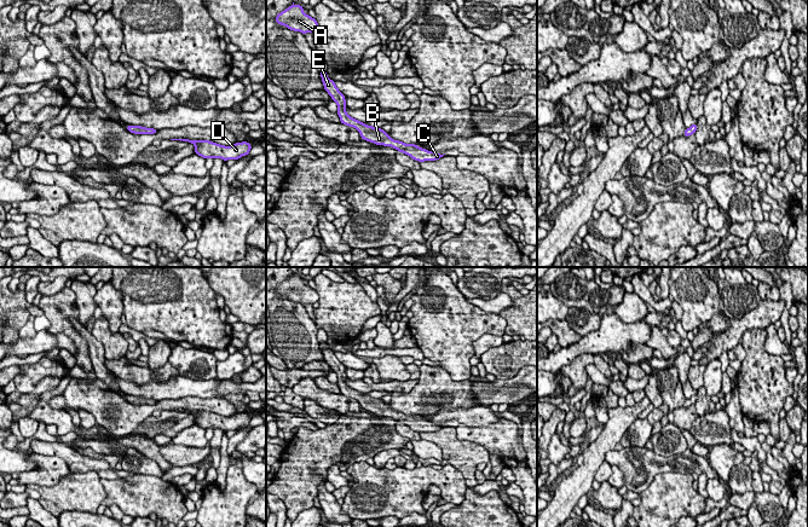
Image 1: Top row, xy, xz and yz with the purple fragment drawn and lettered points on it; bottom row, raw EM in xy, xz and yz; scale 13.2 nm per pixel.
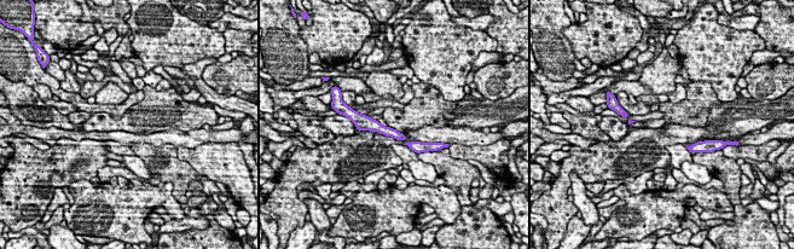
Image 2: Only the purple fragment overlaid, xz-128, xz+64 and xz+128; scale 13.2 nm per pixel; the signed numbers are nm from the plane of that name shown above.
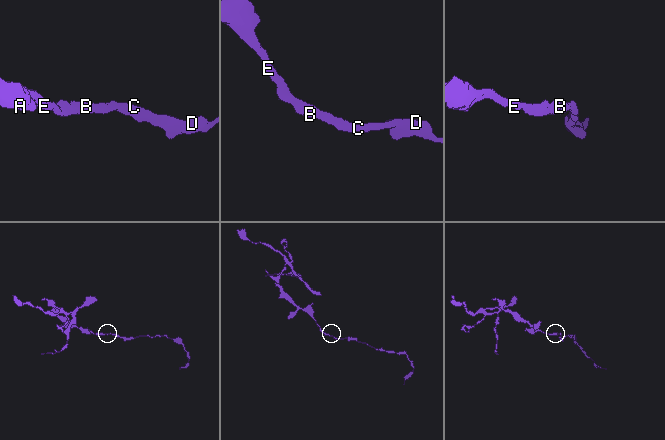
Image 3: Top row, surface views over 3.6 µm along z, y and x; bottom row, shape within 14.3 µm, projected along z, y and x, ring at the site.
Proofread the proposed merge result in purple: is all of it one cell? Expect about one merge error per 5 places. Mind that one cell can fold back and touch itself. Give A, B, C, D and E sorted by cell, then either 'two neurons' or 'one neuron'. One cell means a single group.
groups A B C D E; one neuron

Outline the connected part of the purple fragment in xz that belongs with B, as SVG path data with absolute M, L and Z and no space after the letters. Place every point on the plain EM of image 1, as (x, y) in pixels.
M321 342L319 346L322 347L324 360L328 363L330 369L337 375L337 386L340 388L340 393L356 399L363 411L374 413L376 416L391 417L419 433L435 432L444 427L434 422L422 419L415 415L408 416L403 412L394 411L389 409L387 403L385 403L382 399L375 399L373 396L364 395L363 393L348 387L346 383L346 367L339 361L335 353L327 348L327 342Z

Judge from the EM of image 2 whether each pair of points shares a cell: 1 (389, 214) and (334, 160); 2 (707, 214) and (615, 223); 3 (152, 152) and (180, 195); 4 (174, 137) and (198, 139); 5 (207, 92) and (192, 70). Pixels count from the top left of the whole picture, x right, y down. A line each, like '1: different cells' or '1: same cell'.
1: different cells
2: different cells
3: same cell
4: same cell
5: same cell

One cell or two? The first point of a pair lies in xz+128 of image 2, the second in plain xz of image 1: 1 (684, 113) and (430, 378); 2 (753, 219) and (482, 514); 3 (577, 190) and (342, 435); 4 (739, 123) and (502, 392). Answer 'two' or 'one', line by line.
1: one
2: one
3: two
4: one

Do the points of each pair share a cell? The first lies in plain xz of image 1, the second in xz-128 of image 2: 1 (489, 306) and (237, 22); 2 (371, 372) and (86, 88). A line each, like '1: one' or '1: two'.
1: one
2: one

